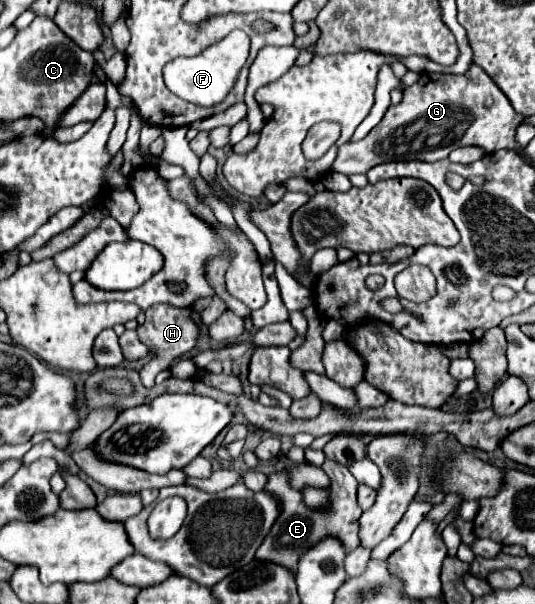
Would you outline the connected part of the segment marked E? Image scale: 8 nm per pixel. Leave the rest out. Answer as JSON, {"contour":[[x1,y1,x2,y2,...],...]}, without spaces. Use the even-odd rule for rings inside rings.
{"contour":[[324,461,322,469,330,477,330,485,326,487,330,501,326,503,324,509,310,509,304,503,304,493,290,485,290,473,286,469,280,469,280,471,274,471,274,473,268,475,264,491,270,493,278,501,280,515,274,521,274,525,272,525,270,533,266,535,264,543,256,551,258,561,272,561,272,563,282,565,284,569,288,569,292,575,296,575,300,557,308,549,312,549,314,545,324,541,326,537,338,539,346,553,354,551,360,545,360,541,358,541,358,519,362,515,362,509,356,501,358,481,354,479,354,475,344,465,338,465,334,461]]}

